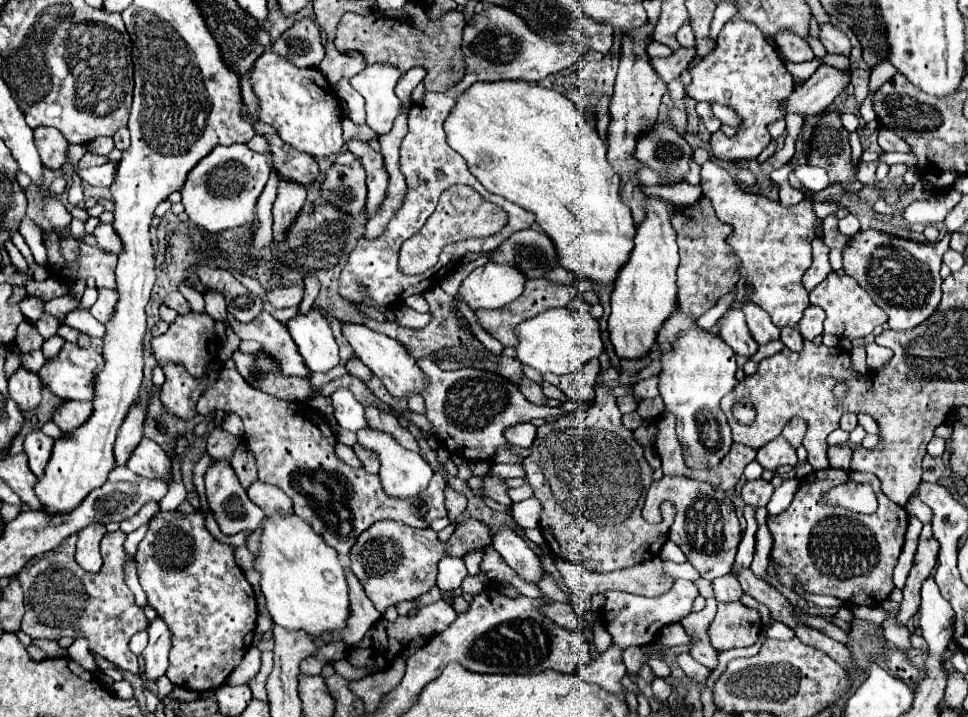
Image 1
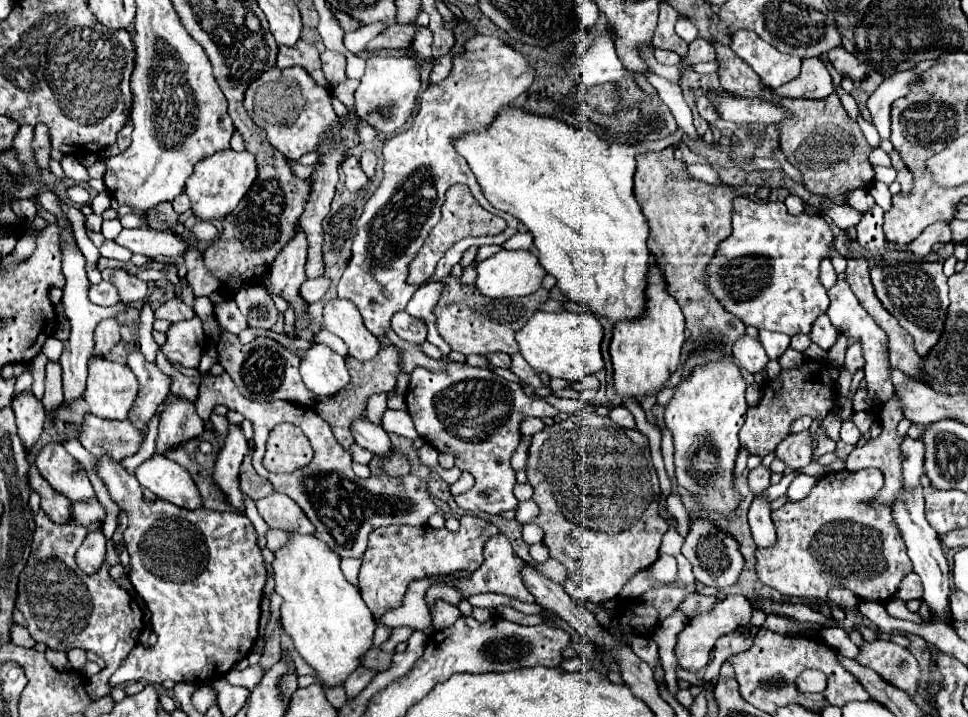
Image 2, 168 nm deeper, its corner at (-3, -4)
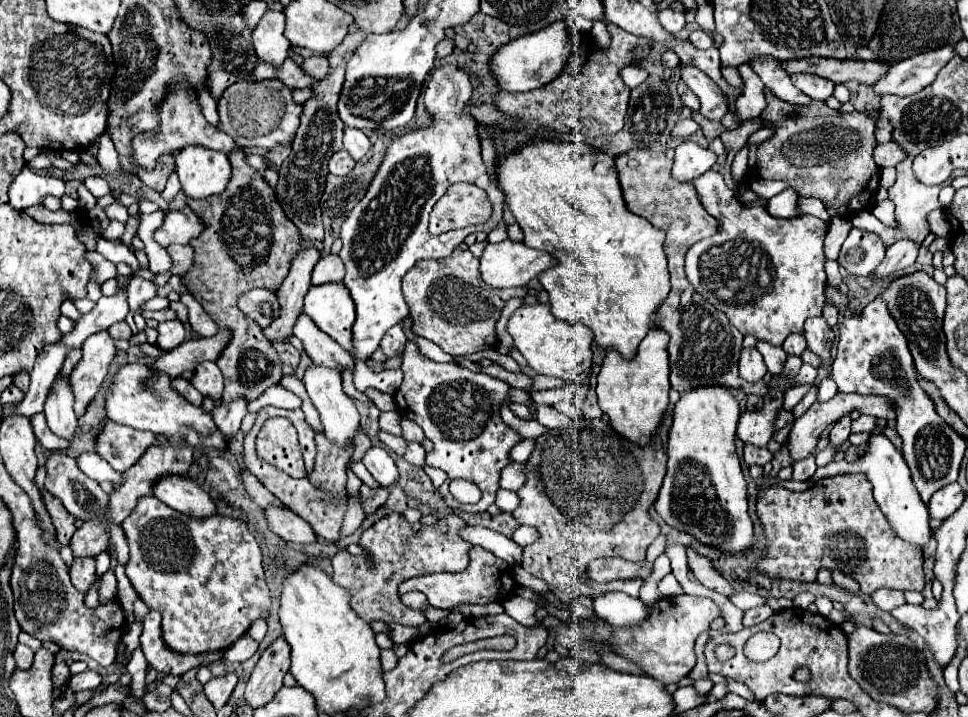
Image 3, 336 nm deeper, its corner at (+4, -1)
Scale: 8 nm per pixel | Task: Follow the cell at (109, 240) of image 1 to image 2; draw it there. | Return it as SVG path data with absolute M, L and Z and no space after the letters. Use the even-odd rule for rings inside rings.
M122 230L116 244L128 248L132 254L146 254L150 258L158 254L178 256L186 250L186 240L180 240L170 230Z

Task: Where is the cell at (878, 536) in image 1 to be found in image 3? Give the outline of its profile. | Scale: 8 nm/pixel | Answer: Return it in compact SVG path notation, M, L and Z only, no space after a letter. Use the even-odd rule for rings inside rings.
M861 473L823 477L803 493L771 485L759 493L757 513L769 543L767 557L757 561L757 569L767 577L815 581L817 571L827 567L851 575L867 595L881 587L901 591L925 587L921 551L895 537L873 497L871 483Z

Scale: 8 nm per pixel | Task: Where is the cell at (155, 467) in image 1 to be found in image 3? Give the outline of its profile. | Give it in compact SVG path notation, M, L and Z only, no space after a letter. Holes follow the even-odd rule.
M163 477L155 485L155 497L187 517L211 517L217 513L209 493L187 477Z

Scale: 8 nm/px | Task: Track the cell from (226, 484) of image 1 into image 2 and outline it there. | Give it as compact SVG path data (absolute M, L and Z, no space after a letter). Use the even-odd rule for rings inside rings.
M230 426L226 444L216 458L214 472L212 472L212 480L226 496L226 502L240 514L244 514L246 508L244 508L244 492L240 488L238 472L240 472L240 464L246 454L246 448L248 448L248 442L242 436L240 426Z

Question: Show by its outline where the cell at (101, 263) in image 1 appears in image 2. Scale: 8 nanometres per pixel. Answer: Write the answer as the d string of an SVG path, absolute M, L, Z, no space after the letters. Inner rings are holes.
M106 268L106 270L102 270L102 278L118 288L118 296L122 302L134 302L134 300L146 298L148 284L142 282L140 278L128 274L122 268Z

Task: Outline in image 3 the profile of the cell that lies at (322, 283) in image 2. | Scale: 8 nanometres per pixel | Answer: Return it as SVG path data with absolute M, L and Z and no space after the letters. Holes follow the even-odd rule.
M329 253L329 255L321 257L319 263L315 265L311 283L313 285L317 285L317 283L323 285L327 281L343 281L343 275L345 275L345 265L343 265L341 257L335 255L335 253Z

